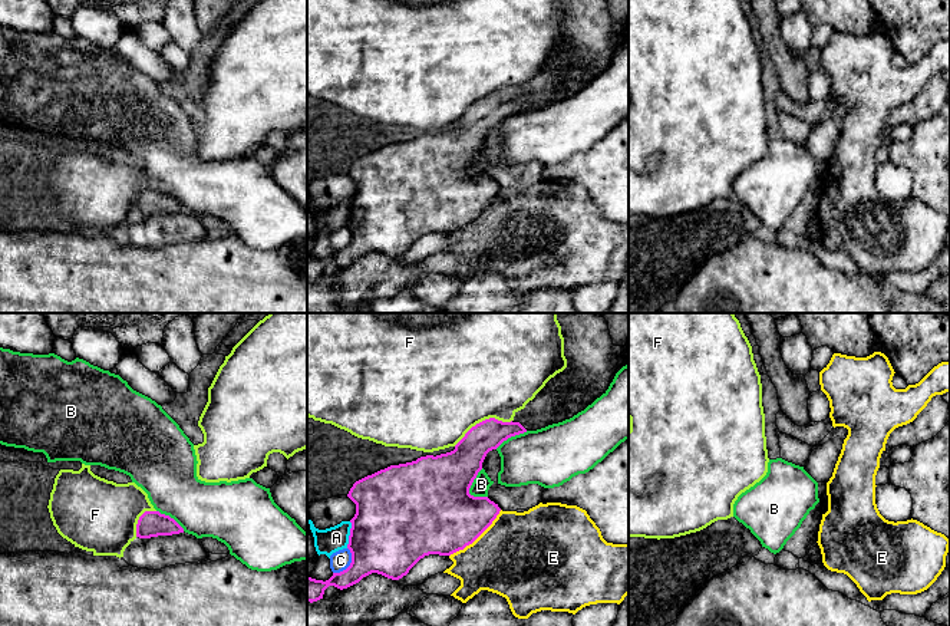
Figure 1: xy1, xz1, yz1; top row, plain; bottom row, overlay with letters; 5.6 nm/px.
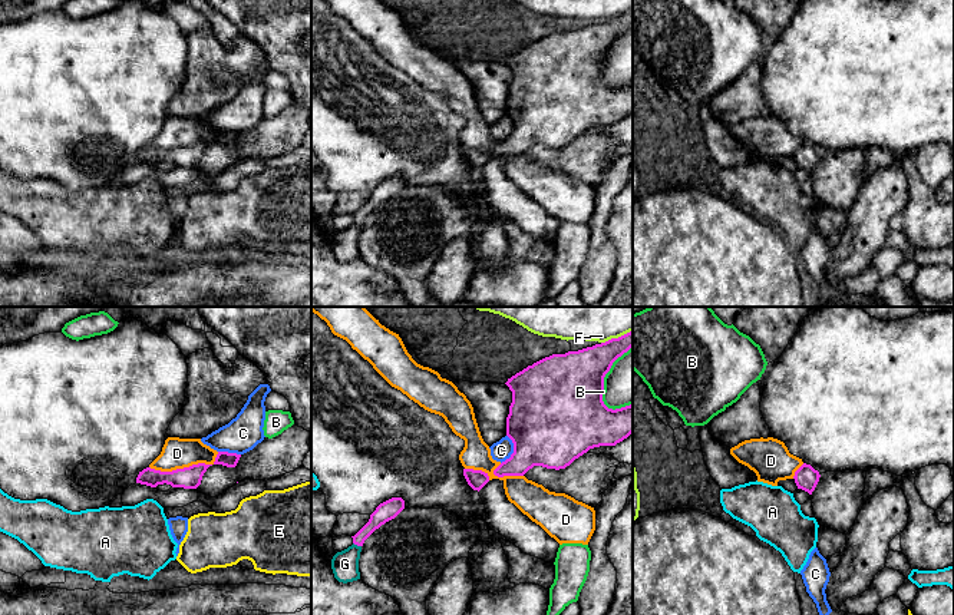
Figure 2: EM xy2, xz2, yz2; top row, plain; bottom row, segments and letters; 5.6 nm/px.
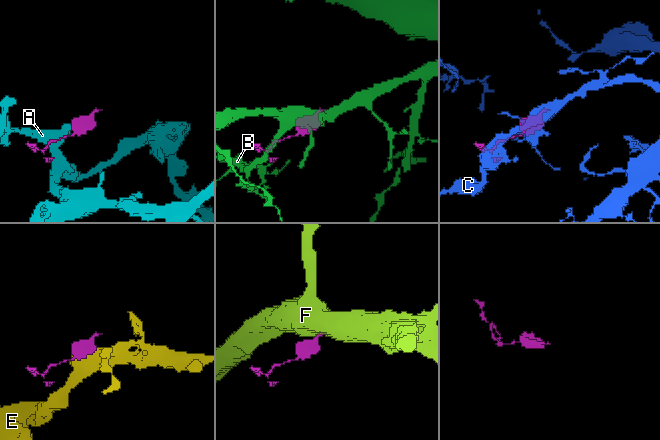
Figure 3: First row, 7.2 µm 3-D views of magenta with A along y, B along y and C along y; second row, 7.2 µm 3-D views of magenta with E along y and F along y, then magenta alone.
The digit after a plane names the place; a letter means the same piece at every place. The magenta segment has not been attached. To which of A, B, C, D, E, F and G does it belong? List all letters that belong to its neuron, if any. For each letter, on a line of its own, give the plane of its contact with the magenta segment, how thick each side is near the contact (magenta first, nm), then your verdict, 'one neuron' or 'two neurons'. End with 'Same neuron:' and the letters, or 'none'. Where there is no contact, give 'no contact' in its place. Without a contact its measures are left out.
A: xz1 | 460/140 nm | two neurons
B: xz1 | 440/100 nm | two neurons
C: xz1 | 400/110 nm | two neurons
D: xy2 | 130/180 nm | two neurons
E: xz1 | 440/460 nm | two neurons
F: xz1 | 190/500 nm | two neurons
G: xz2 | 110/150 nm | two neurons
Same neuron: none

